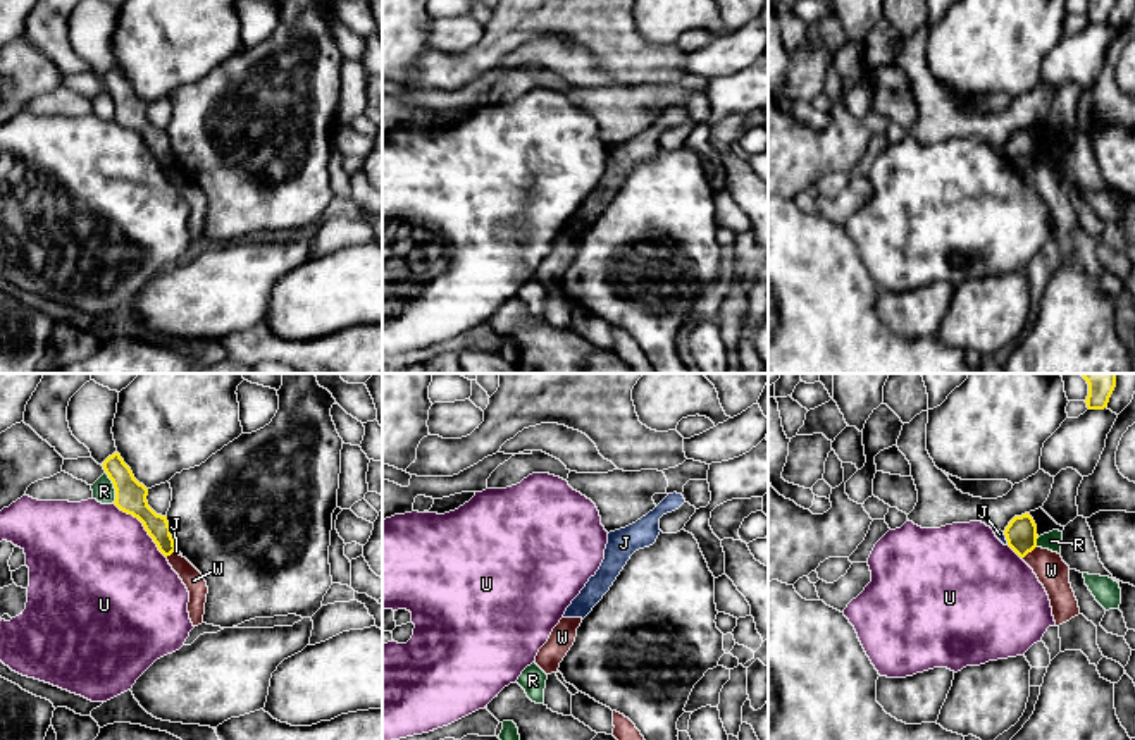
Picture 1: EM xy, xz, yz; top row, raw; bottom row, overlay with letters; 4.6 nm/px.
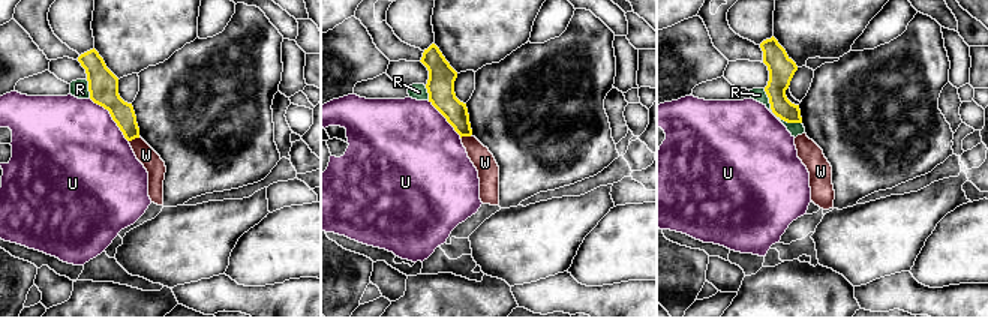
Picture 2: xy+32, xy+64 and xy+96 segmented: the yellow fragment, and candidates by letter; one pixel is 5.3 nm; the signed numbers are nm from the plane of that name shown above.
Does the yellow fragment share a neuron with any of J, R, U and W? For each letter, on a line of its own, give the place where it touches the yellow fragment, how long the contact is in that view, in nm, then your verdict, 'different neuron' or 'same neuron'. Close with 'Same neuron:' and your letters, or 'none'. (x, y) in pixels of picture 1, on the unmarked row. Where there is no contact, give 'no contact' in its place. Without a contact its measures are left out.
J: yz (1006, 154) | 70 nm | different neuron
R: xy (114, 102) | 160 nm | different neuron
U: xy (143, 140) | 360 nm | different neuron
W: yz (1029, 166) | 90 nm | different neuron
Same neuron: none

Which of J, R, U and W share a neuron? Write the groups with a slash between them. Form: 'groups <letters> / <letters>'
groups J / R / U / W

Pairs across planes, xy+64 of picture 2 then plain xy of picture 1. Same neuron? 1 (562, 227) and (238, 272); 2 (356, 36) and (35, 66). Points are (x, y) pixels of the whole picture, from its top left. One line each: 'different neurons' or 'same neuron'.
1: same neuron
2: same neuron

